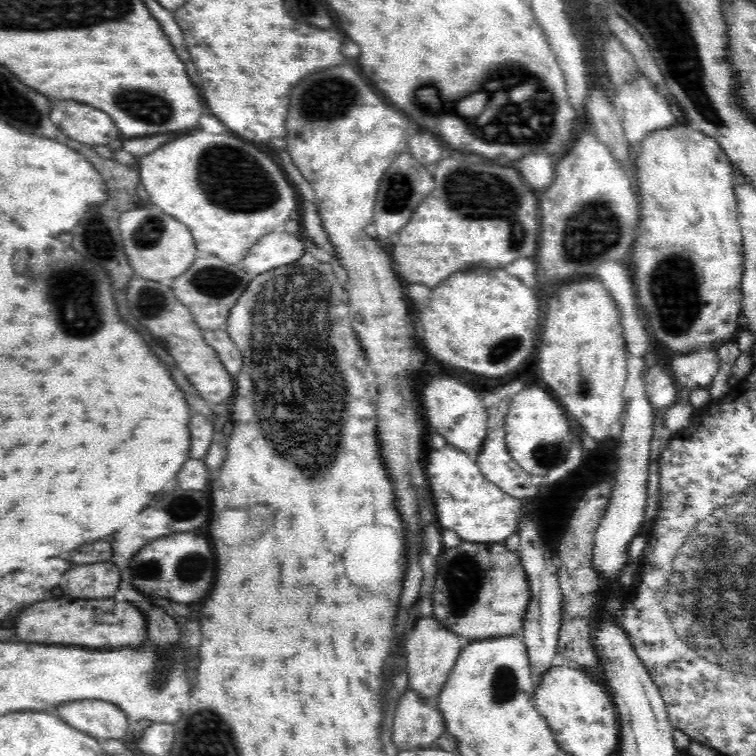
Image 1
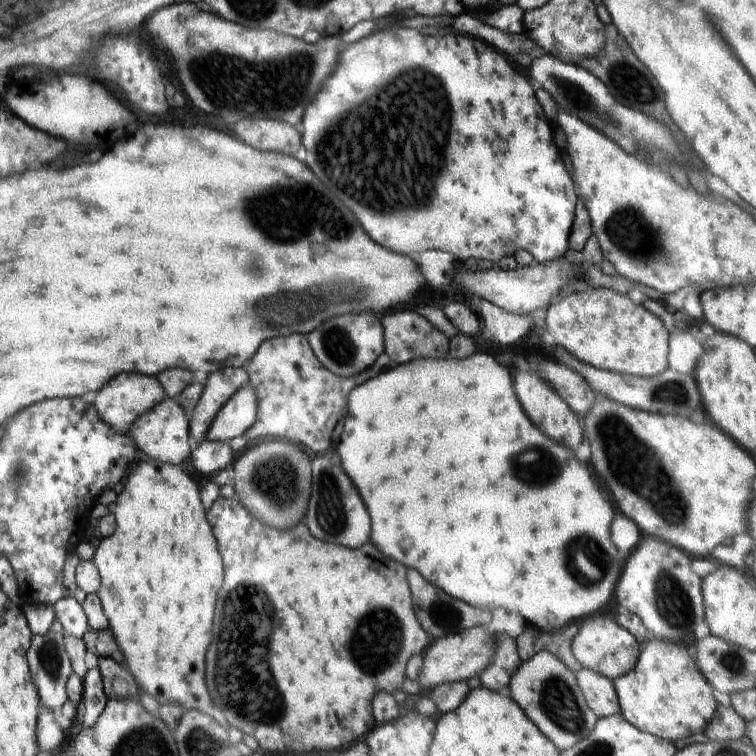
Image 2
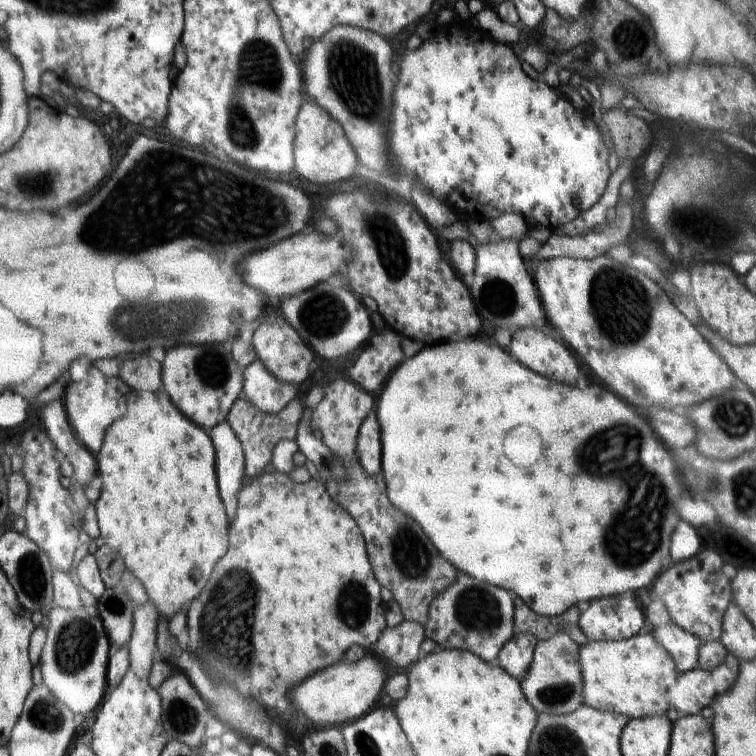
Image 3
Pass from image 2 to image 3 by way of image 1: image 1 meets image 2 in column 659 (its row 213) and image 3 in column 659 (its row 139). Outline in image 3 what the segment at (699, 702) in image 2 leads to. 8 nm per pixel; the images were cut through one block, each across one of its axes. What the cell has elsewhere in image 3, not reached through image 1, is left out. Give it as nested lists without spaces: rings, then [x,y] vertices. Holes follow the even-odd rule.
[[[652,632],[640,633],[619,641],[588,640],[588,644],[579,646],[581,649],[581,664],[584,678],[584,705],[600,709],[604,712],[620,713],[631,719],[646,718],[646,716],[664,716],[672,702],[678,702],[678,678],[683,675],[672,656],[654,636]]]

